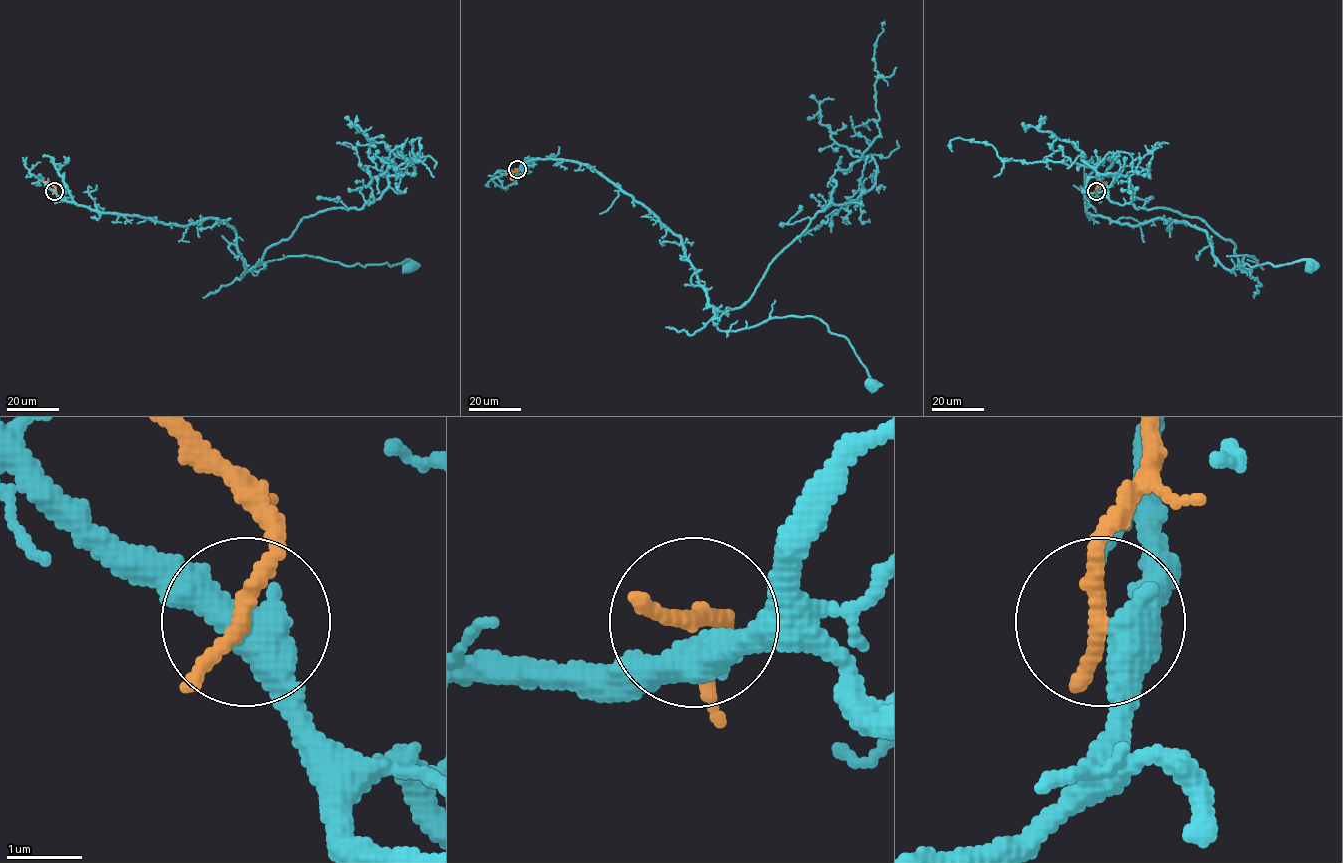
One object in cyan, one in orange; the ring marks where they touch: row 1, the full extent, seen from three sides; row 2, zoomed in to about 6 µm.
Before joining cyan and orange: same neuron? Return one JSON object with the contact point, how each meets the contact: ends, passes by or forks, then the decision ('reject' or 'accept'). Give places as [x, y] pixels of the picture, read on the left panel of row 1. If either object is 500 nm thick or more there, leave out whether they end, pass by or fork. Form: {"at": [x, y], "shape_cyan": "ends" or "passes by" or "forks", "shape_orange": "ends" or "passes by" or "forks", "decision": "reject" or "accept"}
{"at": [54, 191], "shape_cyan": "passes by", "shape_orange": "ends", "decision": "reject"}

